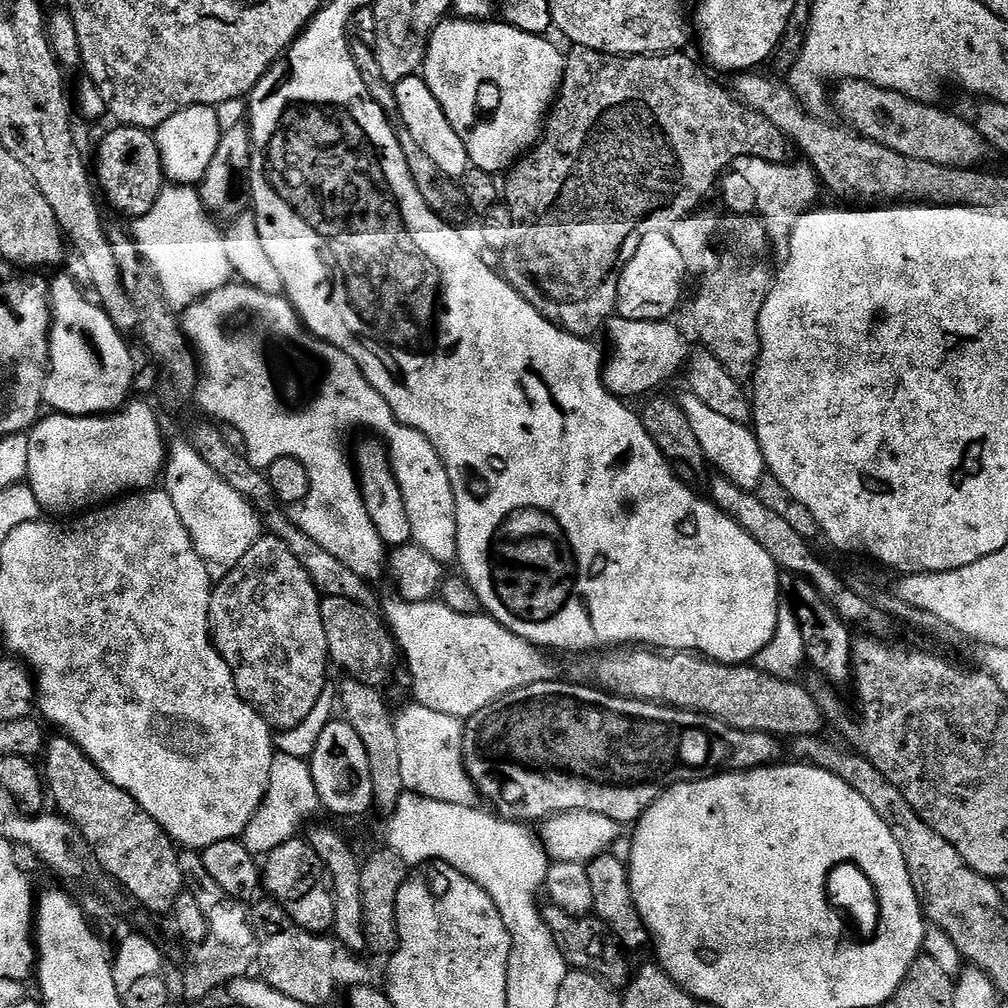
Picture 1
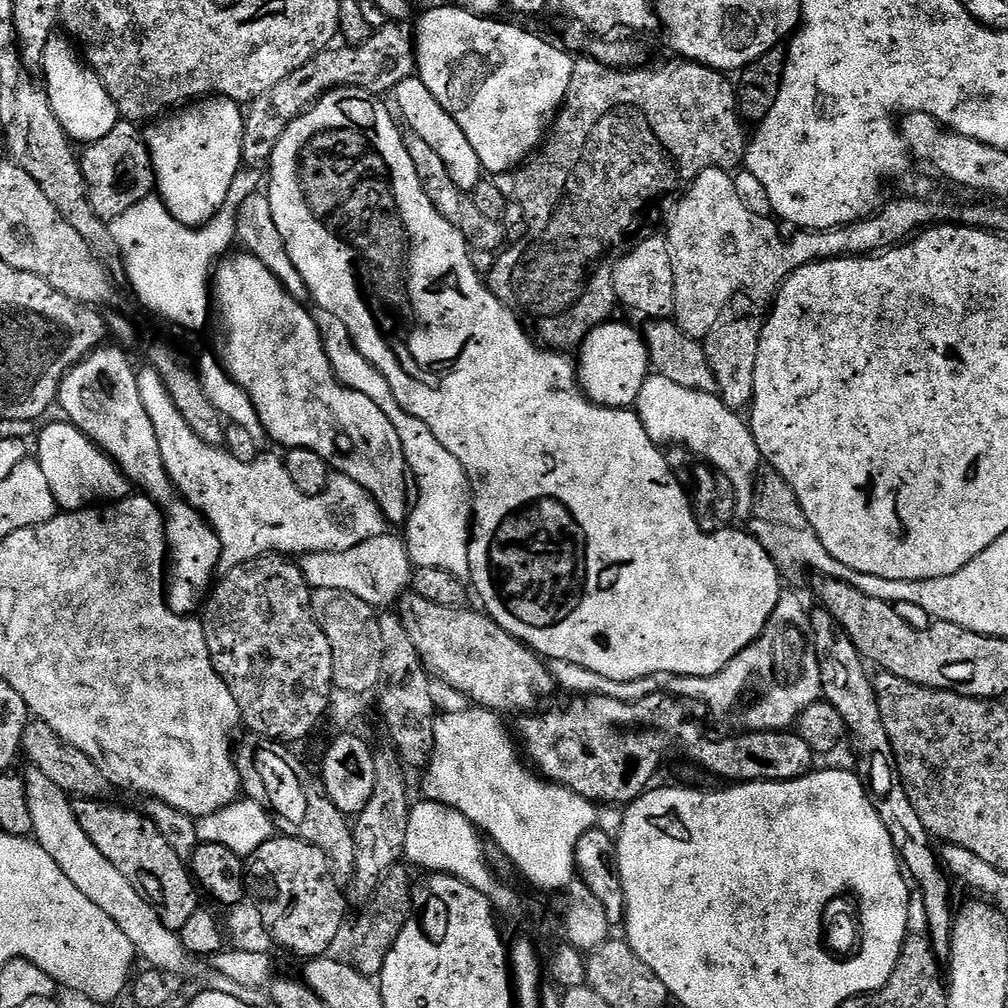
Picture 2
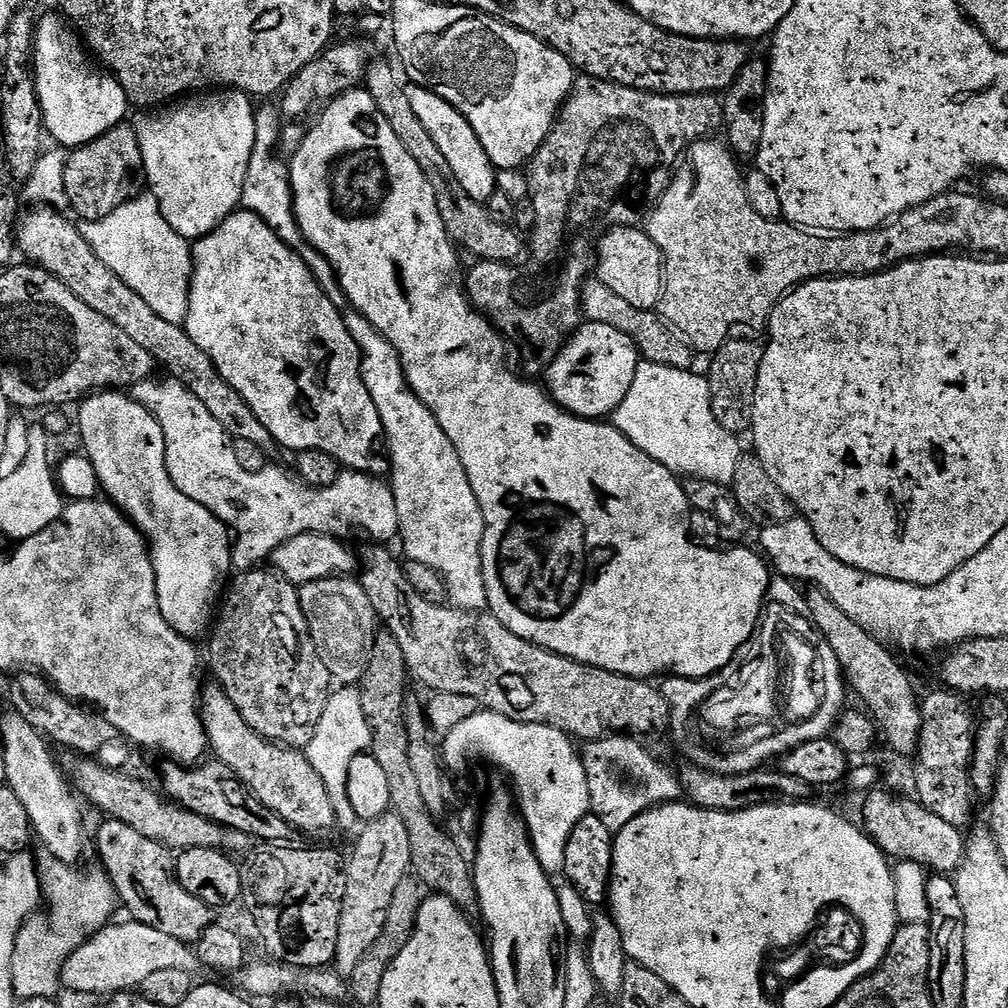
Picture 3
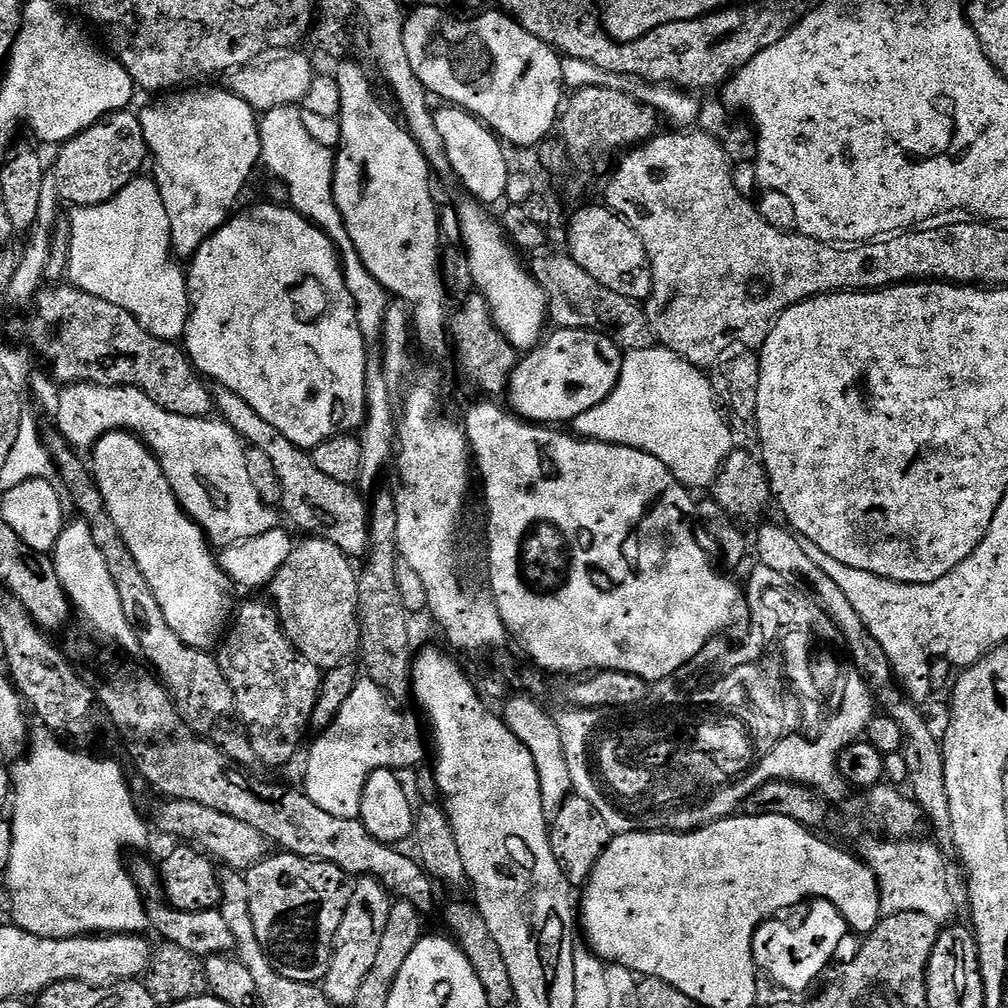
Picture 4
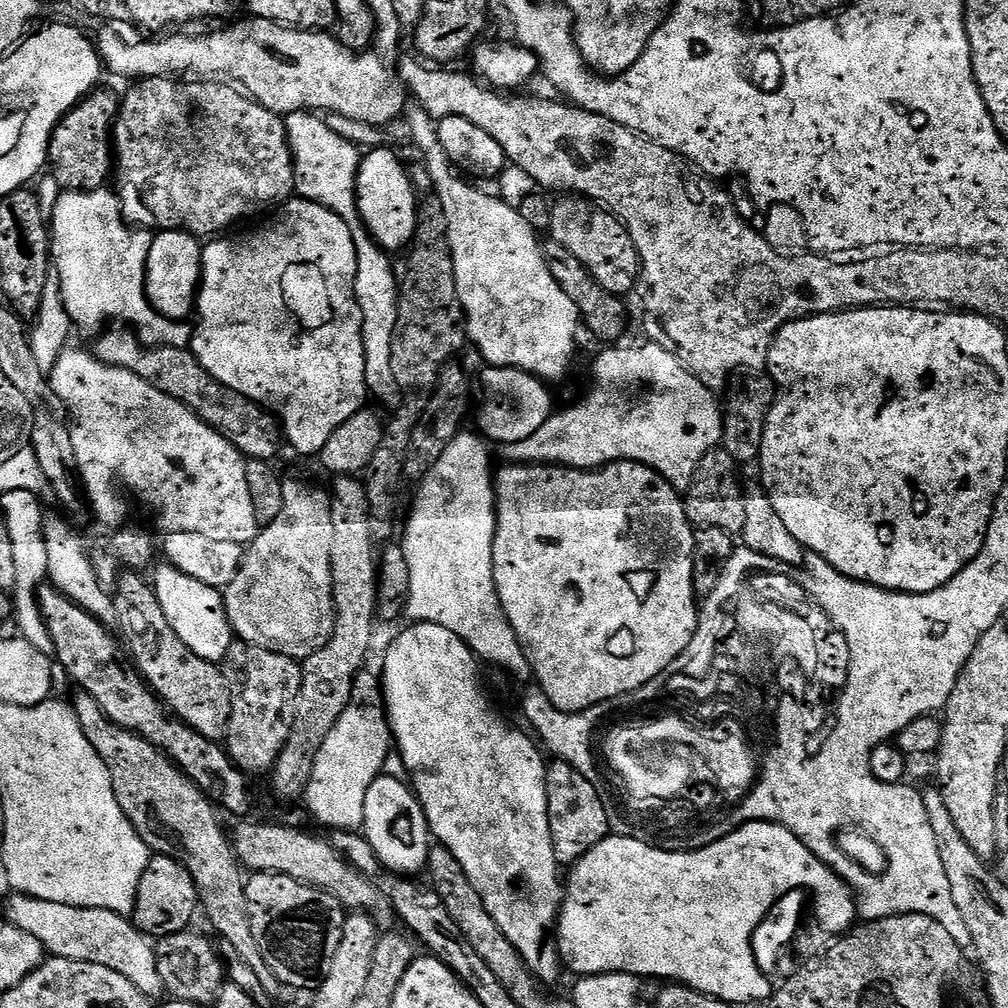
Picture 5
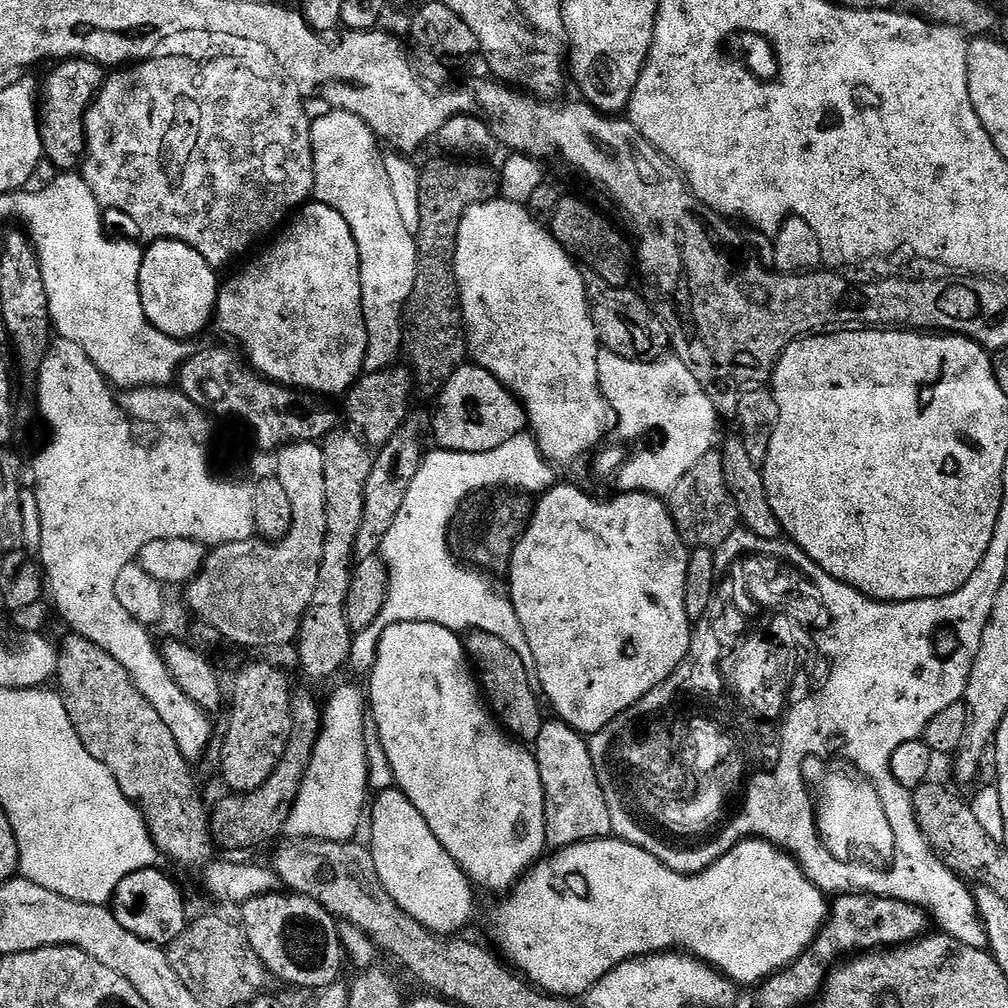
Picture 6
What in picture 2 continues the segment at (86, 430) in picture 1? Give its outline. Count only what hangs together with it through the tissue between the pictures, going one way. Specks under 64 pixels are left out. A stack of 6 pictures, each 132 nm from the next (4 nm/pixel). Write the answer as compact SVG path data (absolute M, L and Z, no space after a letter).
M70 422L48 424L40 432L40 441L34 444L34 459L46 474L47 485L56 499L57 509L78 512L101 502L124 500L130 494L128 479L111 458L82 430Z

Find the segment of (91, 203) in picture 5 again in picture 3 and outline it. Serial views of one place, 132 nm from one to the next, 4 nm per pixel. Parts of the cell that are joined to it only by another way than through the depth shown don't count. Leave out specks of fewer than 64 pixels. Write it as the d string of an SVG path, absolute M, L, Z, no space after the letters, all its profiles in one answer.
M141 194L135 200L126 201L118 206L118 210L106 214L106 218L87 221L82 231L94 254L98 254L98 258L102 258L102 262L106 262L106 266L110 266L110 270L114 270L114 274L118 274L118 278L138 294L138 298L143 298L158 318L183 325L188 313L188 291L192 285L192 244L171 229L153 195Z

